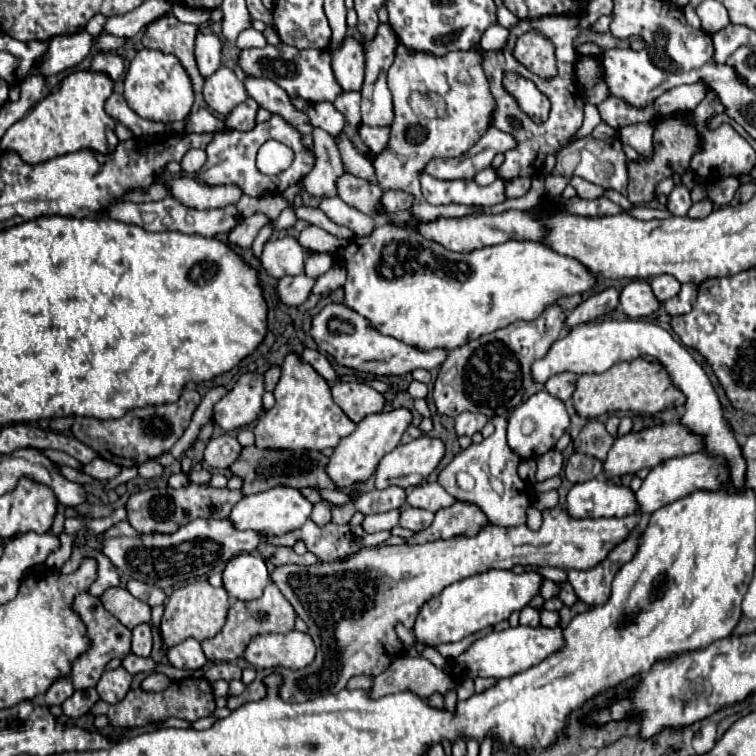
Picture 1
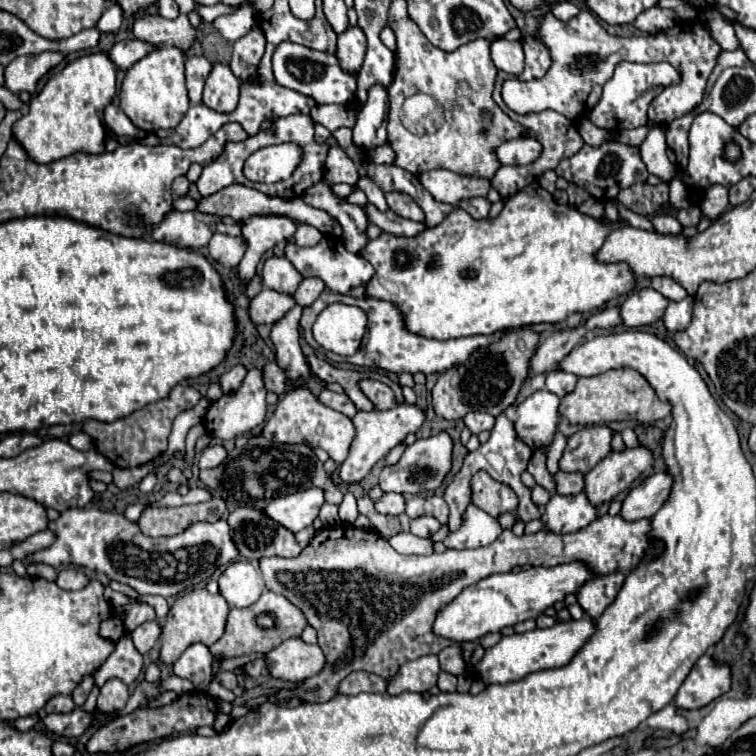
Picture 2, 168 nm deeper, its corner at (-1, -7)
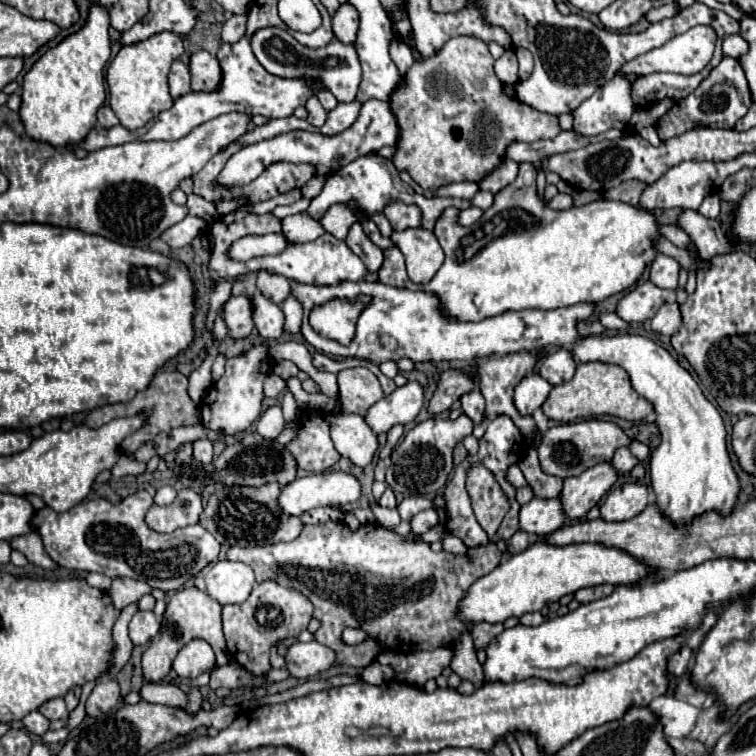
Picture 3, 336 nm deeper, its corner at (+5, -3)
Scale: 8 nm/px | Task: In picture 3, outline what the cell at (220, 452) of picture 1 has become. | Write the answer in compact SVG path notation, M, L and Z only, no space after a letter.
M197 440L193 444L193 456L201 464L209 464L213 460L213 444L209 440Z

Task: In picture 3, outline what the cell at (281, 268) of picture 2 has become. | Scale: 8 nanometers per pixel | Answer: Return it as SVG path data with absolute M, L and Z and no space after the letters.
M261 270L257 276L257 288L263 292L265 298L281 304L291 294L291 282L289 278L281 274L271 274L267 270Z

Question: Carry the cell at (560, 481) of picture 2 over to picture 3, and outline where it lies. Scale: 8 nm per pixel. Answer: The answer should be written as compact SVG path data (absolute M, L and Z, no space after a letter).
M529 448L525 452L525 456L519 460L519 468L521 468L523 476L527 478L527 482L533 488L537 498L557 498L561 494L563 478L549 476L543 472L539 458L537 458L537 450Z

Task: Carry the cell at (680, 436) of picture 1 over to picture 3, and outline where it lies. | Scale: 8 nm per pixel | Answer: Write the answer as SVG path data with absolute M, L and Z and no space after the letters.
M611 462L595 464L579 476L565 478L563 490L559 496L563 502L565 514L571 520L583 518L611 490L617 478L619 478L619 472Z

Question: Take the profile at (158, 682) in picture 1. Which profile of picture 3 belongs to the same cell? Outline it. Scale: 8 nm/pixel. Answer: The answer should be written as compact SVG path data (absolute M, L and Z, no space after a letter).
M33 710L33 712L29 712L29 714L23 718L23 724L25 724L25 728L27 728L29 732L43 736L43 734L49 730L51 720L45 718L39 710Z

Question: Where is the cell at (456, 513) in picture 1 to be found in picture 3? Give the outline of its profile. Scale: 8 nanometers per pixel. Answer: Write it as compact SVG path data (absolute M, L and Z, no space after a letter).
M447 534L445 538L443 538L443 550L447 550L447 552L453 552L453 554L465 554L465 544L463 544L463 540L461 538L457 538L457 536L453 536L453 534Z

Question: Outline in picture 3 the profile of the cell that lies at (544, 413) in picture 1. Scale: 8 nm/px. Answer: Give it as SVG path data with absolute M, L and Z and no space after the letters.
M535 372L525 376L515 388L515 408L519 410L519 414L533 416L533 412L541 408L543 402L547 400L551 388L553 386Z

